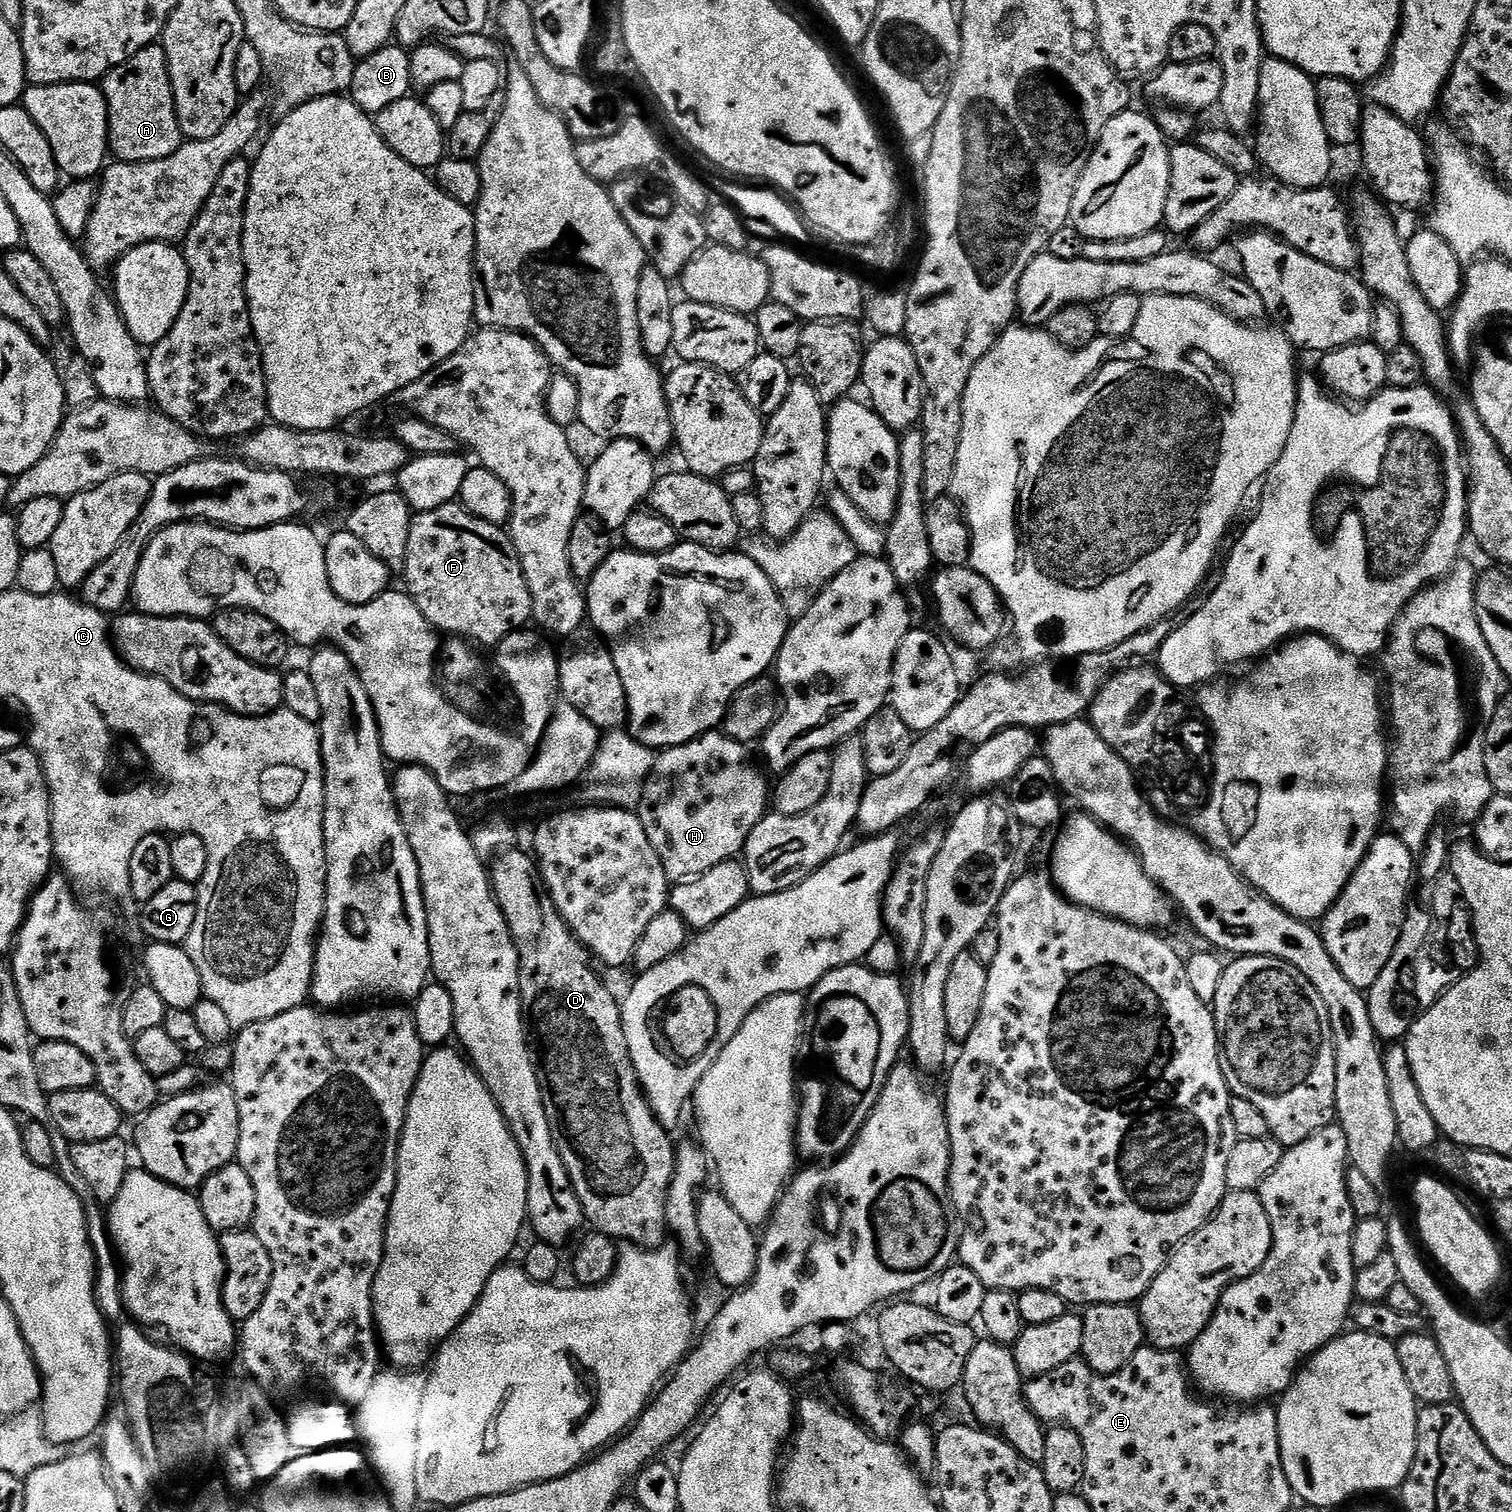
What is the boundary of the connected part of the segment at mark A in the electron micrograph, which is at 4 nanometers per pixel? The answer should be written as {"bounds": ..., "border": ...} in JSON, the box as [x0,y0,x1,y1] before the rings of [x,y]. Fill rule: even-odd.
{"bounds":[102,43,182,164],"border":[[[159,43],[138,50],[122,66],[111,68],[102,81],[104,101],[108,103],[108,147],[117,161],[125,164],[166,158],[180,149],[182,137],[168,63]]]}

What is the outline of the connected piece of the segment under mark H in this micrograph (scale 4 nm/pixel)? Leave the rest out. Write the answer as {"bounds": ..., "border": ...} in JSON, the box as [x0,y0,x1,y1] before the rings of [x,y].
{"bounds":[638,730,770,882],"border":[[[713,730],[704,733],[704,735],[694,738],[685,744],[679,744],[673,748],[665,748],[659,753],[654,762],[654,766],[648,775],[648,781],[644,784],[644,793],[640,799],[638,815],[642,826],[646,830],[646,838],[650,838],[650,846],[654,846],[654,850],[658,854],[658,858],[662,862],[662,866],[666,870],[666,874],[676,882],[684,882],[694,876],[700,876],[706,870],[710,870],[718,862],[723,860],[731,860],[739,857],[744,851],[744,843],[748,841],[748,836],[754,830],[754,826],[758,826],[758,822],[769,811],[770,808],[770,784],[764,781],[765,773],[755,768],[748,761],[749,749],[741,744],[739,740],[731,740],[725,736],[723,731]]]}

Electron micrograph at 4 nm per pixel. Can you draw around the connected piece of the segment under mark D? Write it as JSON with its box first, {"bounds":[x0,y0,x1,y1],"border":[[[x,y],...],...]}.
{"bounds":[490,846,676,1248],"border":[[[516,846],[507,847],[496,852],[490,860],[490,879],[492,892],[496,896],[498,906],[508,923],[510,934],[516,943],[520,955],[520,1001],[526,1017],[526,1031],[528,1033],[528,1049],[538,1074],[538,1086],[542,1090],[542,1106],[546,1106],[546,1118],[550,1122],[550,1134],[554,1138],[554,1146],[558,1146],[558,1154],[562,1154],[562,1162],[568,1171],[572,1189],[580,1200],[584,1211],[585,1221],[595,1231],[612,1237],[617,1242],[627,1242],[637,1248],[657,1248],[666,1240],[666,1214],[664,1213],[664,1199],[672,1181],[674,1166],[676,1165],[676,1149],[674,1140],[671,1140],[669,1129],[663,1128],[659,1120],[652,1113],[647,1099],[642,1095],[640,1081],[636,1078],[636,1071],[632,1069],[632,1060],[628,1056],[626,1034],[624,1033],[624,1018],[621,1005],[612,997],[612,992],[596,977],[596,972],[587,964],[589,953],[583,944],[573,936],[571,930],[564,925],[564,920],[556,912],[556,907],[548,892],[539,879],[536,861],[527,851],[519,852]]]}

